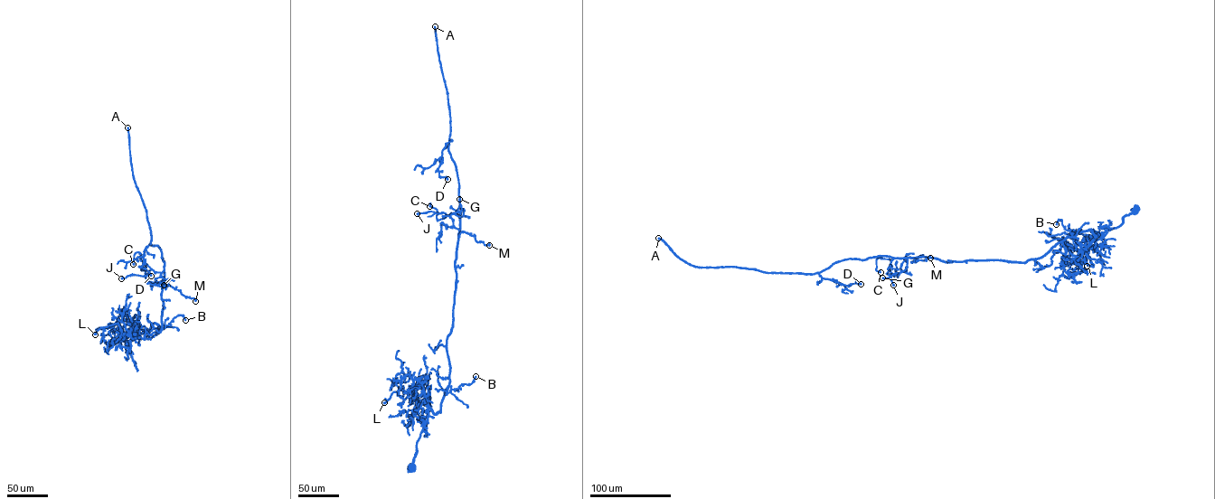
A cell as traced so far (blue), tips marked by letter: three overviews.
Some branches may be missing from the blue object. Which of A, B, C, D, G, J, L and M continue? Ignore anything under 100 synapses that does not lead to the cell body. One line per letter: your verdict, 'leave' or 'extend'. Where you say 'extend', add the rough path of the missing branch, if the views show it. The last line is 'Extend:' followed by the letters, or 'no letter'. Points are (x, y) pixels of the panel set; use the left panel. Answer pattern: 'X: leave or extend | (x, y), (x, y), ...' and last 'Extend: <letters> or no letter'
A: extend
B: leave
C: leave
D: leave
G: leave
J: leave
L: leave
M: leave
Extend: A

